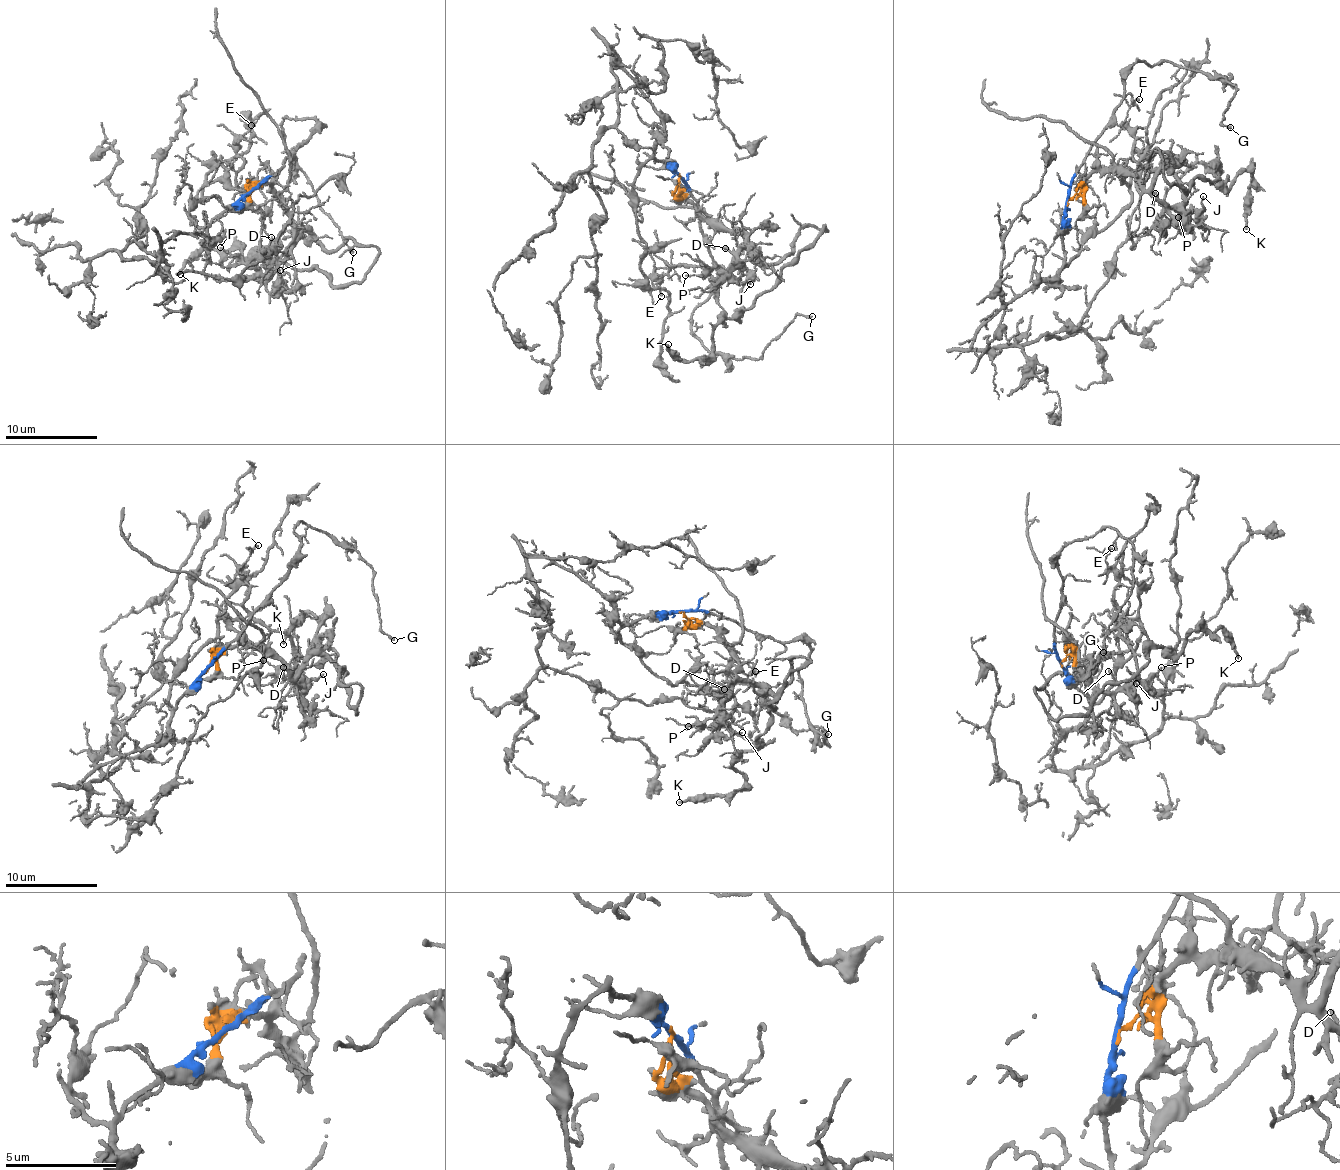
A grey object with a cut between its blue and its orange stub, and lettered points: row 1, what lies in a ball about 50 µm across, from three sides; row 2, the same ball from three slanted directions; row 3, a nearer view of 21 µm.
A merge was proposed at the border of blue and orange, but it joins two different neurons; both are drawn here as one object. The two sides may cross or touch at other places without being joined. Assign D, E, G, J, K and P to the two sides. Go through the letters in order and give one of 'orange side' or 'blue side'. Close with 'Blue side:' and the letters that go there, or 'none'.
D: orange side
E: orange side
G: blue side
J: orange side
K: orange side
P: orange side
Blue side: G

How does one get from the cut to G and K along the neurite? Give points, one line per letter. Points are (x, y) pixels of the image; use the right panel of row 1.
G: (1068, 201), (1074, 171), (1123, 97), (1130, 67), (1175, 64), (1216, 74), (1234, 87), (1222, 122), (1230, 126)
K: (1068, 203), (1093, 172), (1142, 180), (1178, 163), (1155, 149), (1185, 192), (1249, 172), (1247, 229)

